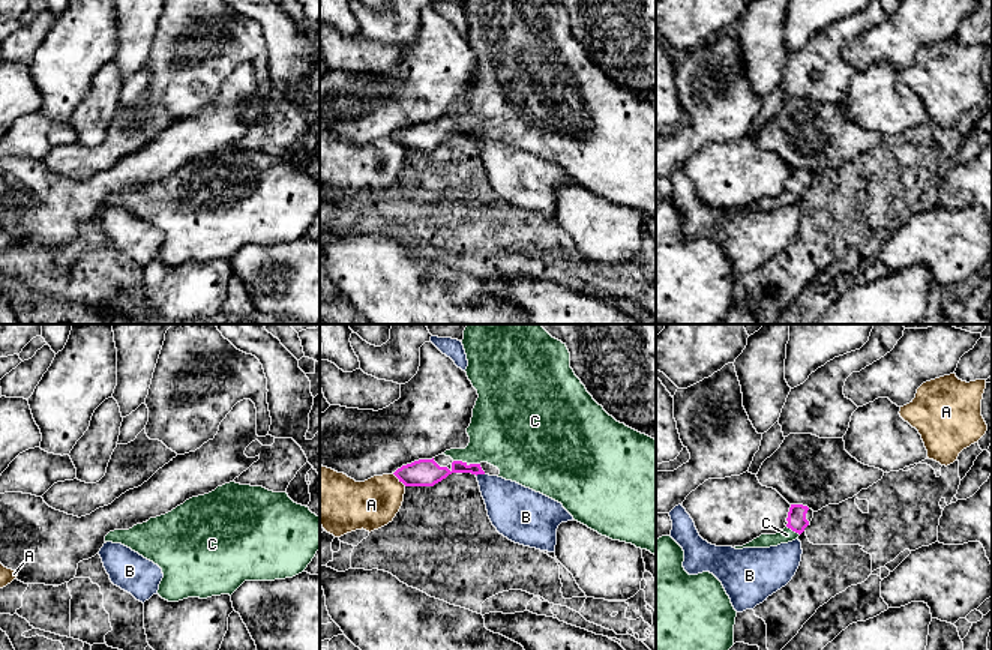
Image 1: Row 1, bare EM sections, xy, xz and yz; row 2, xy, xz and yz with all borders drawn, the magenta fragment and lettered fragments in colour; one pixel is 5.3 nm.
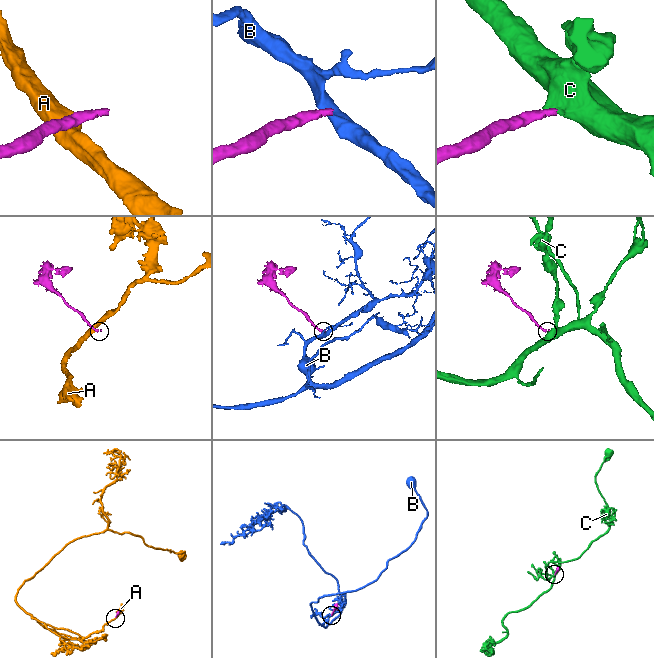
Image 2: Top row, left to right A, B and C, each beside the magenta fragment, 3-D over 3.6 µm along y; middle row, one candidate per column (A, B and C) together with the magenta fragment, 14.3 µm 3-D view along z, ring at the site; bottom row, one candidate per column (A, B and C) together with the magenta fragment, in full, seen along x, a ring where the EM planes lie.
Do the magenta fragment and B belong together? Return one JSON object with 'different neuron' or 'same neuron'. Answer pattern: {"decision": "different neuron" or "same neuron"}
{"decision": "different neuron"}

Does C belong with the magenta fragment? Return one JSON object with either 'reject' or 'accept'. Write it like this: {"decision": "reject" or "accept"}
{"decision": "accept"}

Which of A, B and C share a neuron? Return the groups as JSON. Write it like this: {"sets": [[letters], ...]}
{"sets": [["A"], ["B"], ["C"]]}

